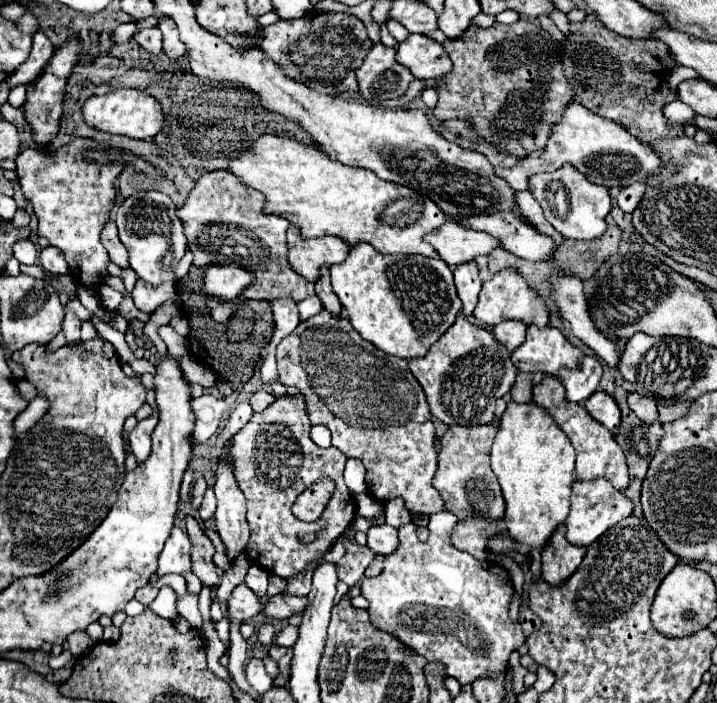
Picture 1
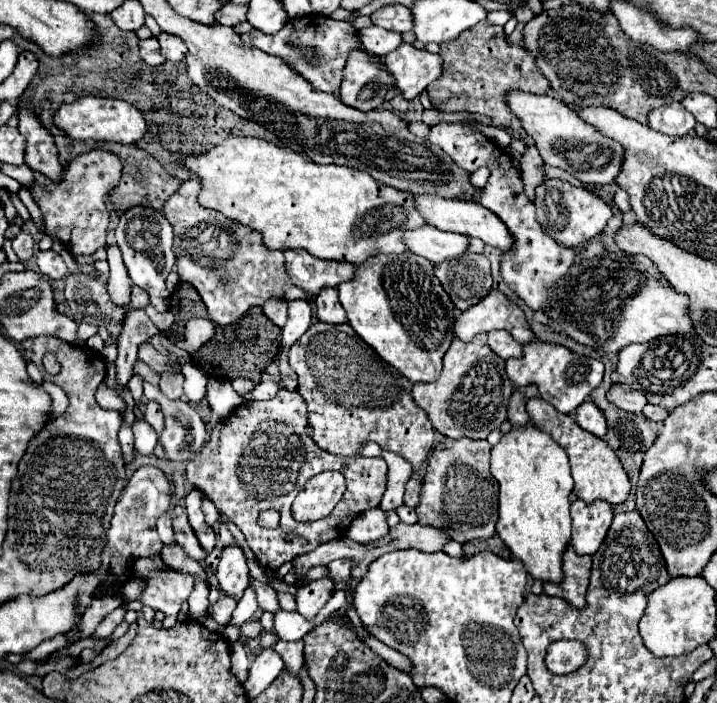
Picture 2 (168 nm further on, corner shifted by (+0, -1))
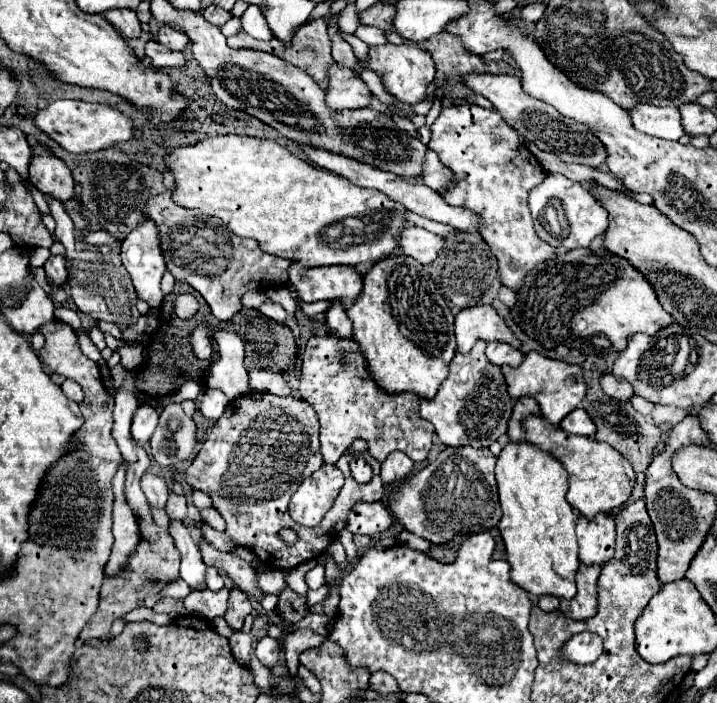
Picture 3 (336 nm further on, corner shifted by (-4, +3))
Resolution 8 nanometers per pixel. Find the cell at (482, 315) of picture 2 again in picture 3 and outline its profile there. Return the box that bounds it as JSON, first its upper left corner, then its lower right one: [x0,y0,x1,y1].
[454,305,520,353]

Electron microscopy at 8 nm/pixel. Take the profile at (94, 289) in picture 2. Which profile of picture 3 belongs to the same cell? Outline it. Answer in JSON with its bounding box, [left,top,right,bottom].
[66,243,140,329]

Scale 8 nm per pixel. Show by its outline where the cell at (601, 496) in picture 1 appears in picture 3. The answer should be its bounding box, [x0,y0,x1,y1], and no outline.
[576,515,614,565]

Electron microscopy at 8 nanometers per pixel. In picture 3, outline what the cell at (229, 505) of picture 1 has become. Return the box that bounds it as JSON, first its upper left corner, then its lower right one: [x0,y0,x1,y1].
[224,589,252,631]

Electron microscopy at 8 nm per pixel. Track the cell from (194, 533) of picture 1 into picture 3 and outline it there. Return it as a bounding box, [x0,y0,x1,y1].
[166,491,186,519]

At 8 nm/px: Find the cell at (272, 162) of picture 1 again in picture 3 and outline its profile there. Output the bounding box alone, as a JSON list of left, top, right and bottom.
[164,135,406,267]

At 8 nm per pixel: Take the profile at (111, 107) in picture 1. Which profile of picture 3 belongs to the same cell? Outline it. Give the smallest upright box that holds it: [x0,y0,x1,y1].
[34,101,132,153]

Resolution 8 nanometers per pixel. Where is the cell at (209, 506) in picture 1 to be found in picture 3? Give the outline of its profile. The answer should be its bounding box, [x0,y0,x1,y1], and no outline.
[200,509,226,531]

